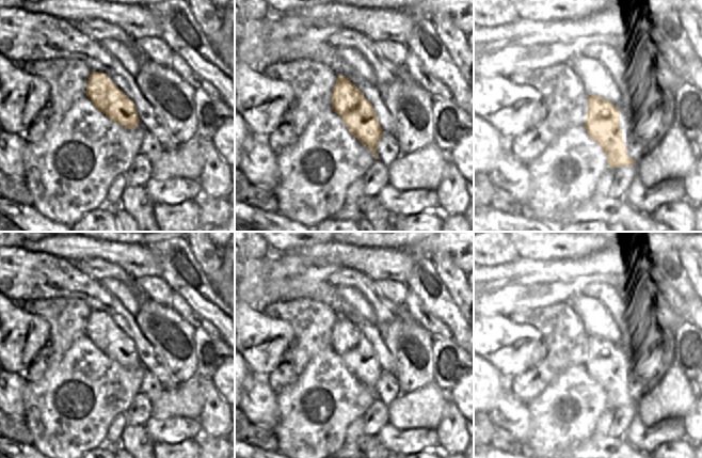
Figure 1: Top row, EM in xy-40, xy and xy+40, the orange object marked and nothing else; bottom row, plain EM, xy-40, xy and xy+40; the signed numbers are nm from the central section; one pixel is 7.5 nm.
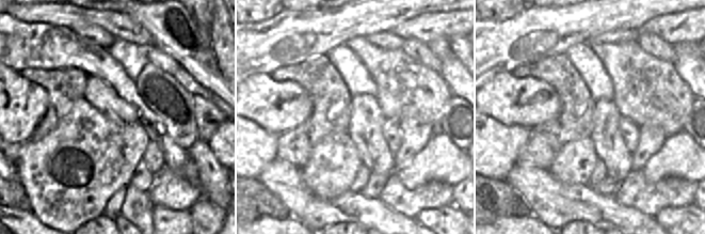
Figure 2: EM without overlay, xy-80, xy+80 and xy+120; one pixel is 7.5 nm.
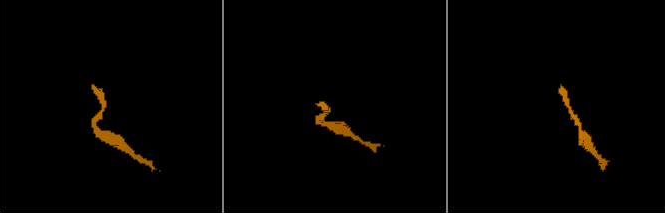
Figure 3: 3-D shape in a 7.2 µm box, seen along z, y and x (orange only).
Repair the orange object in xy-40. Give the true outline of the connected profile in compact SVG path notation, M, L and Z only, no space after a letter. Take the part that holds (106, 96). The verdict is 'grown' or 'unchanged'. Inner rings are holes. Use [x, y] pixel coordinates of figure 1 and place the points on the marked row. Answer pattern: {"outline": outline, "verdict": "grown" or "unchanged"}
{"outline": "M91 73L86 96L97 110L122 127L132 129L140 125L135 105L106 74Z", "verdict": "unchanged"}

